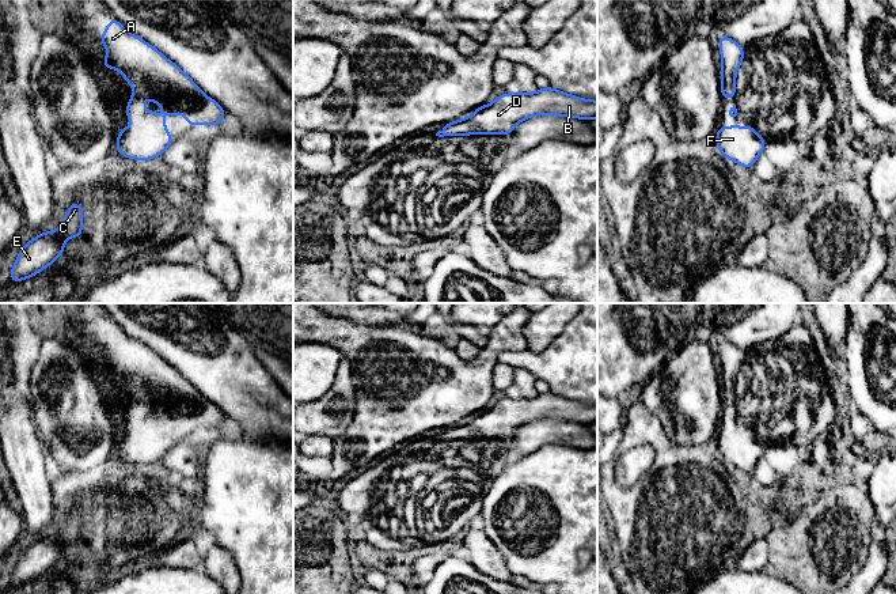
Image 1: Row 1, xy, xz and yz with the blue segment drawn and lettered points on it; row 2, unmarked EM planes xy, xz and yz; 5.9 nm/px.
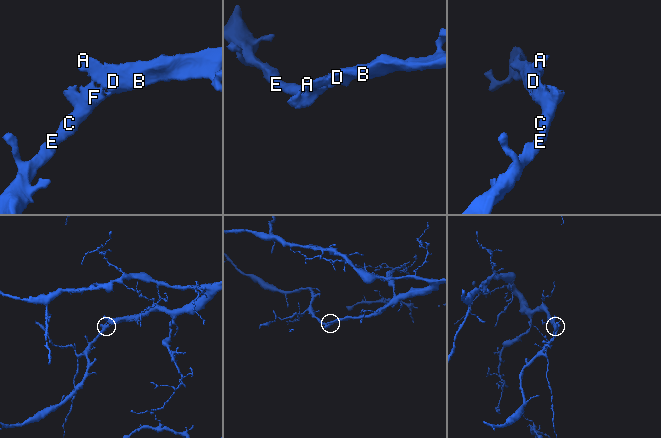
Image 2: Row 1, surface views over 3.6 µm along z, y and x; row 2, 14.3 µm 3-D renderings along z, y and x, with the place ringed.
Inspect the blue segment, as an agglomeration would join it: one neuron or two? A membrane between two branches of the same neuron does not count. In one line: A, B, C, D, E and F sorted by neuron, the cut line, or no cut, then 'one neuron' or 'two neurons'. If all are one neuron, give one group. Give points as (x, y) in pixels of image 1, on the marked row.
groups A B C D E F; cut none; one neuron

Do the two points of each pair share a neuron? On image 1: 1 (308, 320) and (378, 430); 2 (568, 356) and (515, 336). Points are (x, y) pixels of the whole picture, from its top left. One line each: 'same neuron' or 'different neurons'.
1: same neuron
2: different neurons

